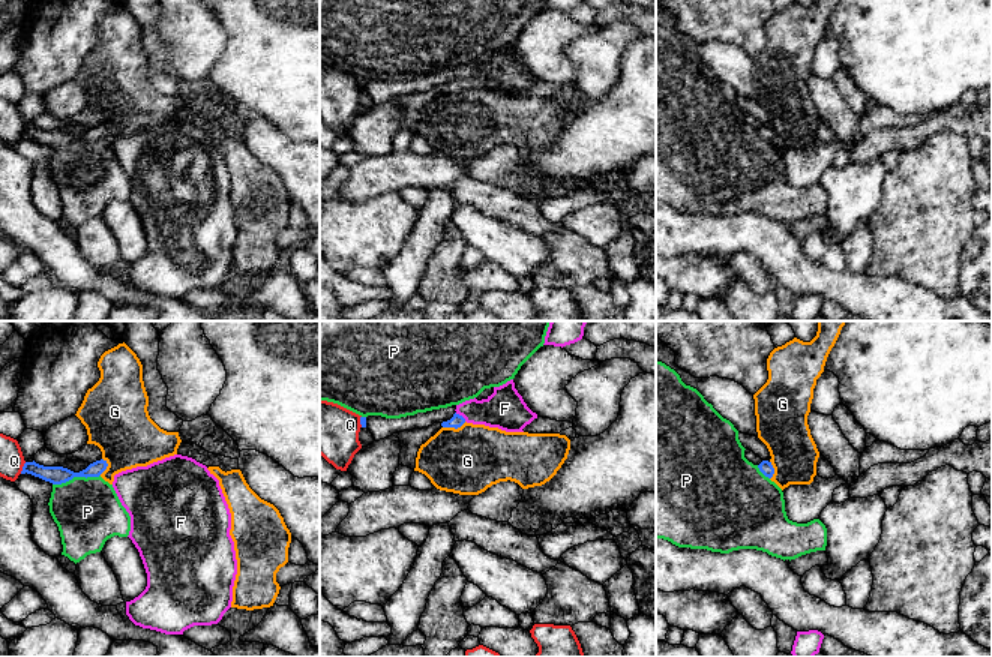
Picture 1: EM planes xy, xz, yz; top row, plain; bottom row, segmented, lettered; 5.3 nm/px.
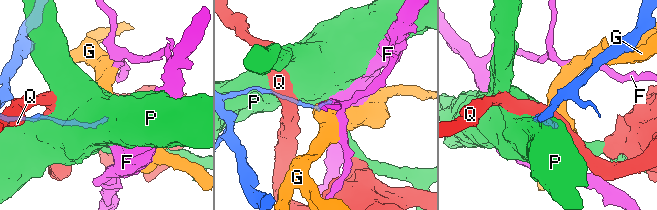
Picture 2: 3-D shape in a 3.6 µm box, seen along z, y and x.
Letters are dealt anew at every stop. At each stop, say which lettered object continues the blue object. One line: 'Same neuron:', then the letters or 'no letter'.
Same neuron: G

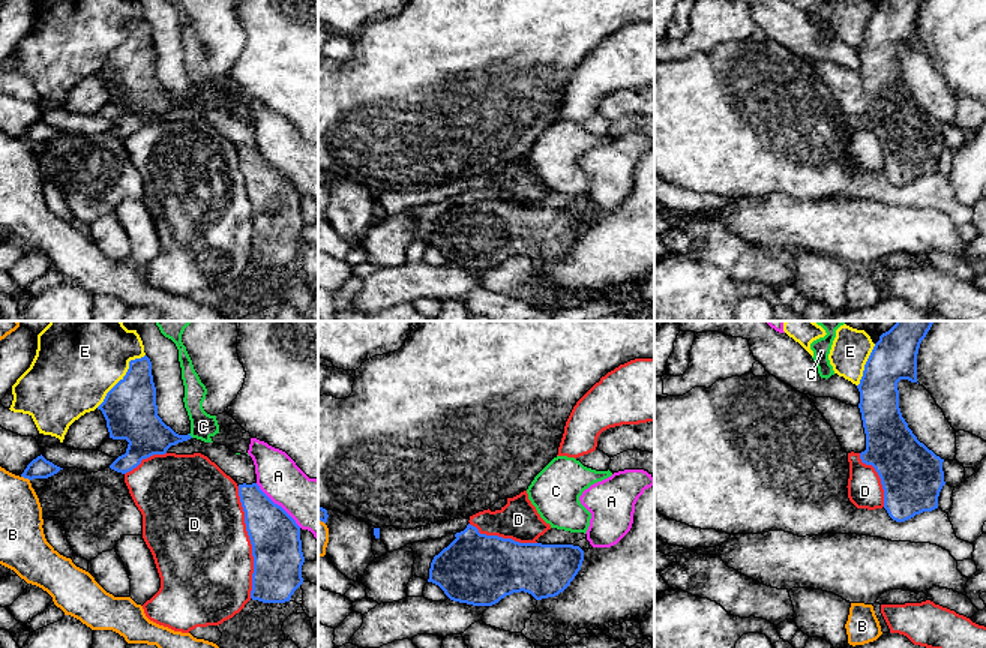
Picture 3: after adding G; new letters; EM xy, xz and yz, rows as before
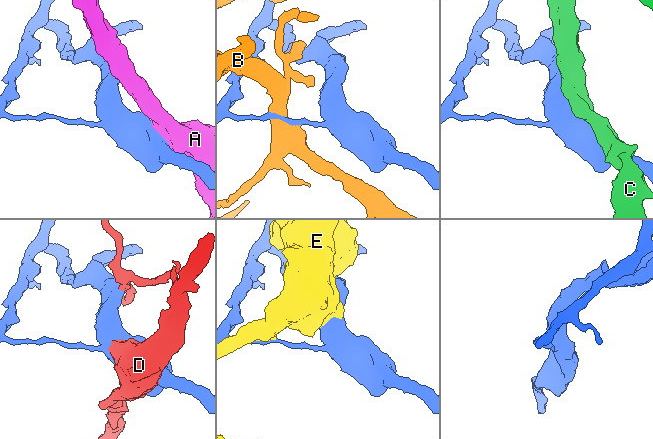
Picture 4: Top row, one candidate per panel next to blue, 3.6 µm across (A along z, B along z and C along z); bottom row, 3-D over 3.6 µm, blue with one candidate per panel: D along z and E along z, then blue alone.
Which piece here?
Same neuron: no letter

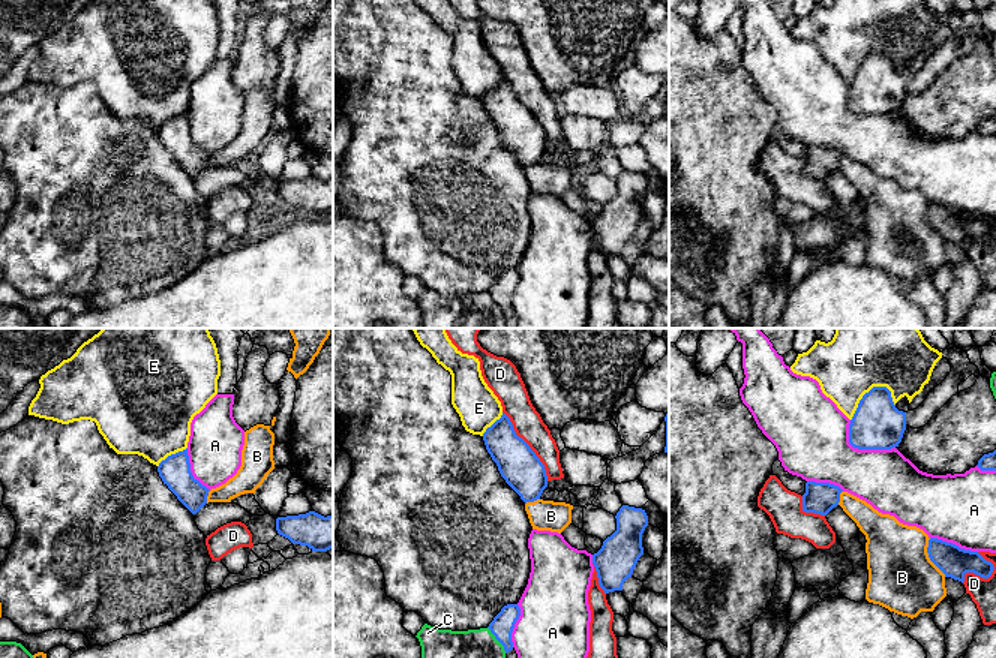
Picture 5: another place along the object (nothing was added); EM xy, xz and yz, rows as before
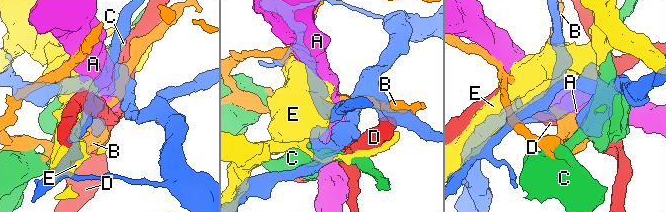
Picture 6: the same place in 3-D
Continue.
Same neuron: no letter

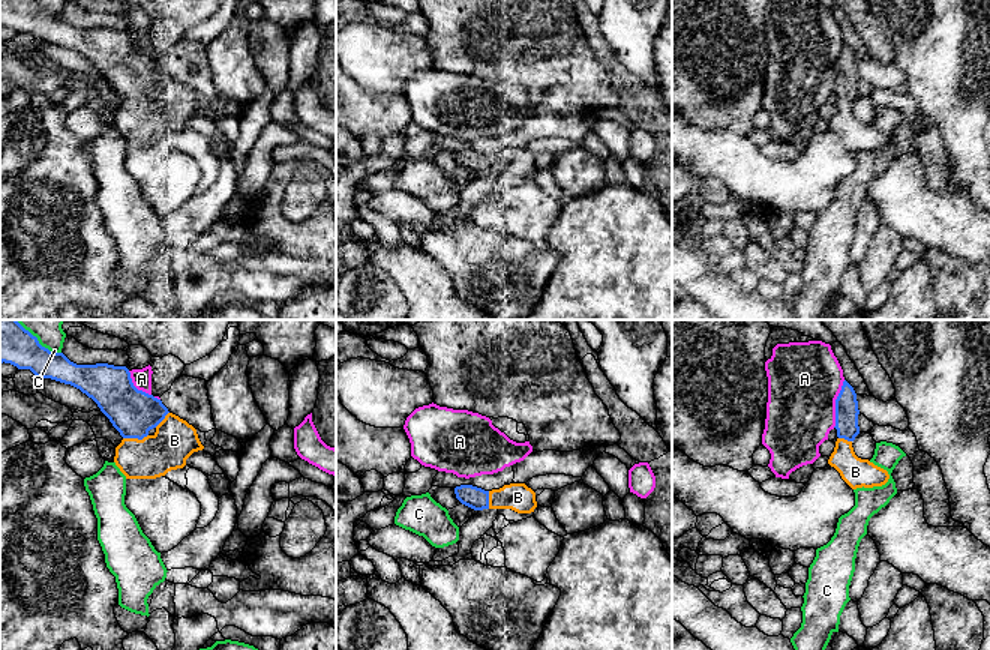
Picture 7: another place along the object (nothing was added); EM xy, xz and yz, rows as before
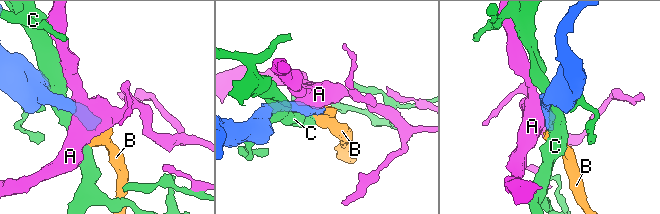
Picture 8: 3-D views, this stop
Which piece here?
Same neuron: B

